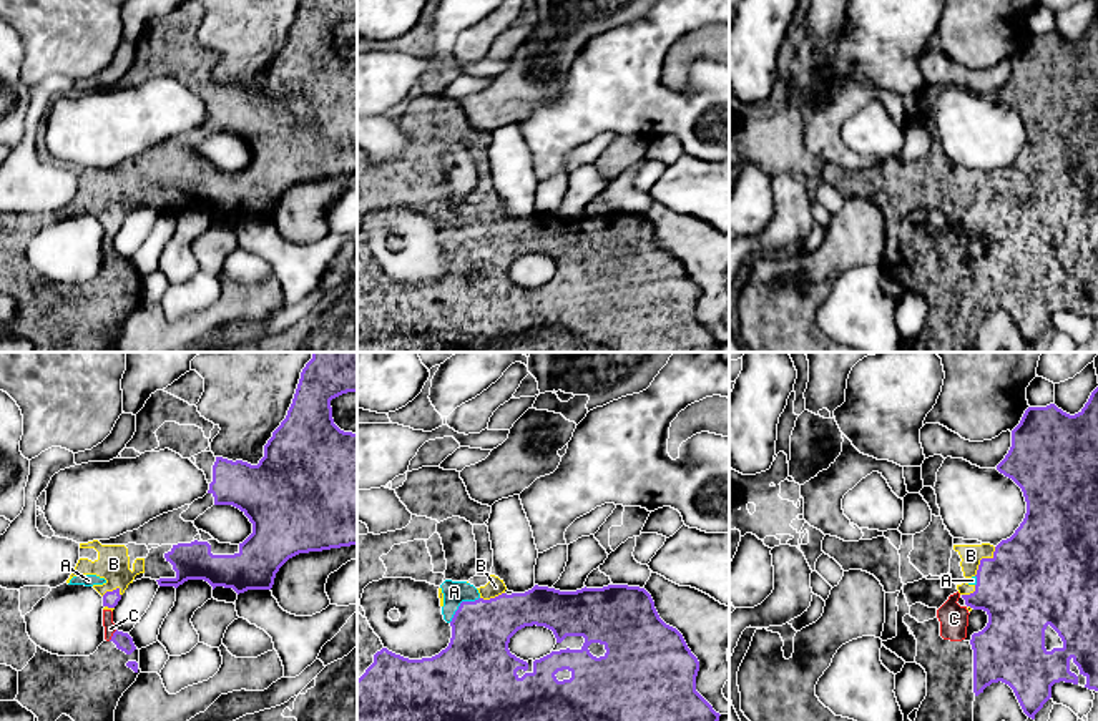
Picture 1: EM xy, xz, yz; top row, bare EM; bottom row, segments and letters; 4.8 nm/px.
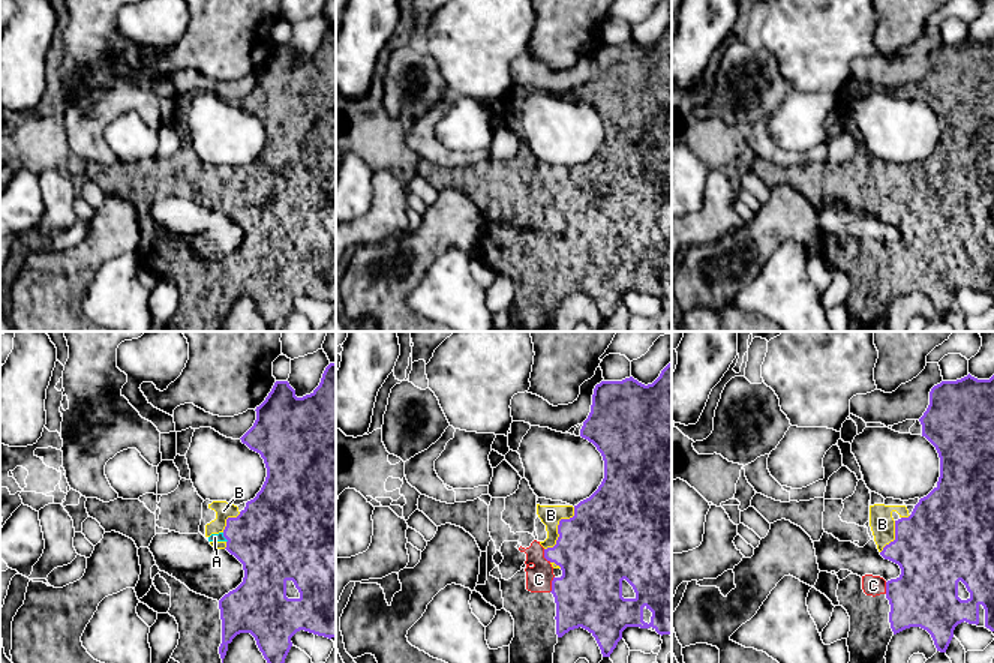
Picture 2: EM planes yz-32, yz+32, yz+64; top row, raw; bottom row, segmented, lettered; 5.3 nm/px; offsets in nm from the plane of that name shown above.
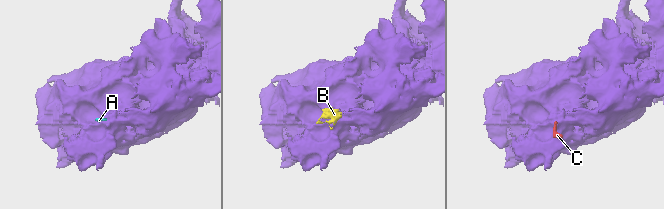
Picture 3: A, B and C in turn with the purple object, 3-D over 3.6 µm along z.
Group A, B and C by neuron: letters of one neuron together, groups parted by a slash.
A B C

